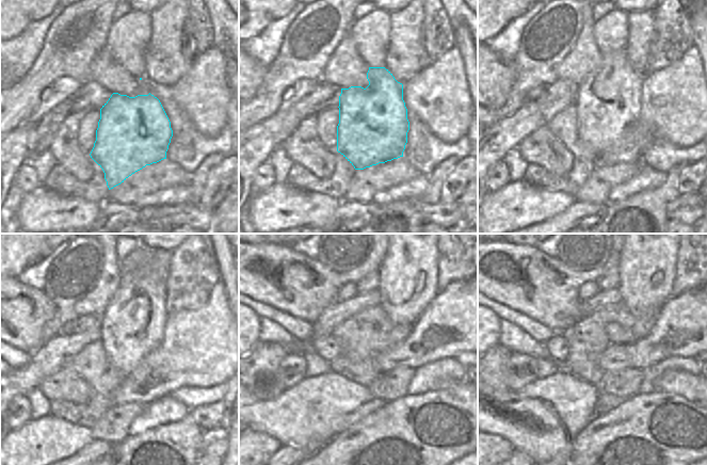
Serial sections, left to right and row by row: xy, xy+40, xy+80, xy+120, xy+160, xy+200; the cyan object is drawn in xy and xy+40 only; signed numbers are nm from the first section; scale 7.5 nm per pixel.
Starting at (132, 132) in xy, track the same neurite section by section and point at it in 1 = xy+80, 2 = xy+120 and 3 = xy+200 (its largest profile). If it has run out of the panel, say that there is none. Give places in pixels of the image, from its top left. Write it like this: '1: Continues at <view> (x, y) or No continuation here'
1: Continues at xy+80 (608, 100)
2: Continues at xy+120 (132, 325)
3: Continues at xy+200 (647, 268)

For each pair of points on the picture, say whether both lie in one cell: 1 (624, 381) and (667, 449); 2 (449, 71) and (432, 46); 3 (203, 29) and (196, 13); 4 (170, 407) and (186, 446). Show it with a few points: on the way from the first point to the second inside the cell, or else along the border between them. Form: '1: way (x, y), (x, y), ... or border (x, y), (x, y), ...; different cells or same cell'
1: border (641, 390), (626, 399); different cells
2: border (453, 45), (430, 64); different cells
3: way (198, 25), (197, 17); same cell
4: border (190, 409), (179, 420), (165, 422), (153, 428); different cells

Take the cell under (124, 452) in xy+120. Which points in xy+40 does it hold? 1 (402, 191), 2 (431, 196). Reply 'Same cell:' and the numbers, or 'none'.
Same cell: 2

